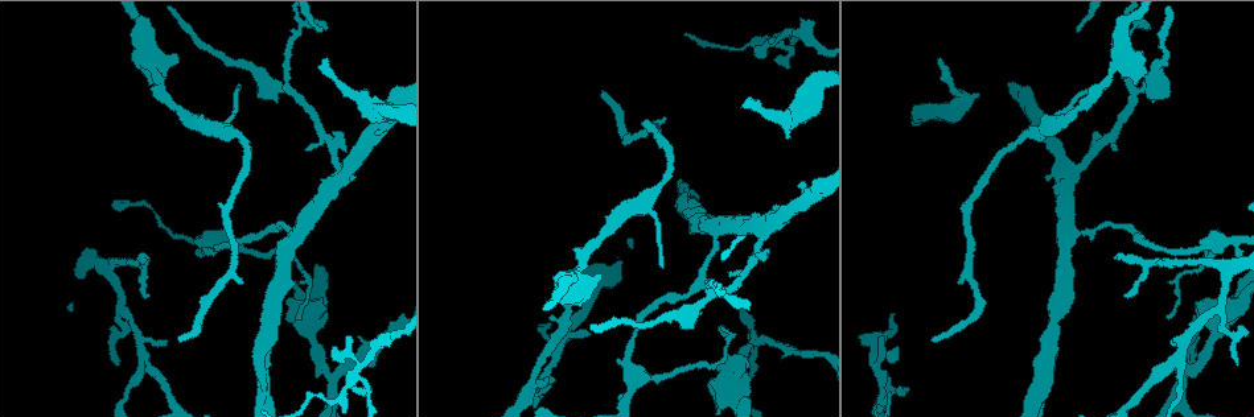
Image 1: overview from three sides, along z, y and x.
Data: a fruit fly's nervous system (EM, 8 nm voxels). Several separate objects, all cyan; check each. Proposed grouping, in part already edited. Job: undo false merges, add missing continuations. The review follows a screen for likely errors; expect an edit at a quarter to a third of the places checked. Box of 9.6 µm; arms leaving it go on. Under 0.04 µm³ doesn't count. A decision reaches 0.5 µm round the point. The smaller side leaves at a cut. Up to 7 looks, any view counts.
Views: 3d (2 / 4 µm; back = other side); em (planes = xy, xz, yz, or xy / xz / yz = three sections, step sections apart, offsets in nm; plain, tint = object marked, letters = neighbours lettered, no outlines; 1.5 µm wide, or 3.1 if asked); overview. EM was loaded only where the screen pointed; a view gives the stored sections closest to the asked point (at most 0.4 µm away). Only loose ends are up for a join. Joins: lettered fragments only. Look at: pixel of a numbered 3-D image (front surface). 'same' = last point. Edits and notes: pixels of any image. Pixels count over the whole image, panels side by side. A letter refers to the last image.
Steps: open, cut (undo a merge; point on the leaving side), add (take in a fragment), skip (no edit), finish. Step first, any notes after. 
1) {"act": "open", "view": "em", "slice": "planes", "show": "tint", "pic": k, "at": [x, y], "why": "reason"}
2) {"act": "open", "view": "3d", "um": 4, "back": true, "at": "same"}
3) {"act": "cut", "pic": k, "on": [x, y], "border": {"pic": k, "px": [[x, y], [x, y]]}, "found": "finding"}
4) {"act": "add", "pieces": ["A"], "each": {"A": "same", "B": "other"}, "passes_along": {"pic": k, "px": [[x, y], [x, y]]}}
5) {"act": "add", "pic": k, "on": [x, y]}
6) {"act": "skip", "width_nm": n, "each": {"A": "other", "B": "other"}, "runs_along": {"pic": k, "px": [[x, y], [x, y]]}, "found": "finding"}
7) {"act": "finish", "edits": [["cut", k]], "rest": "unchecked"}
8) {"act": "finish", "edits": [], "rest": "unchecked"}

{"act": "open", "view": "em", "slice": "yz", "step": 8, "show": "plain", "pic": 1, "at": [1075, 232], "why": "branch point"}

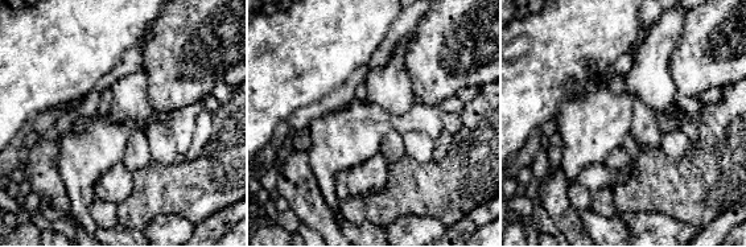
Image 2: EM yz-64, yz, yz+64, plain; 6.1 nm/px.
{"act": "open", "view": "em", "slice": "yz", "step": 8, "show": "letters", "at": "same", "why": "what lies round it"}

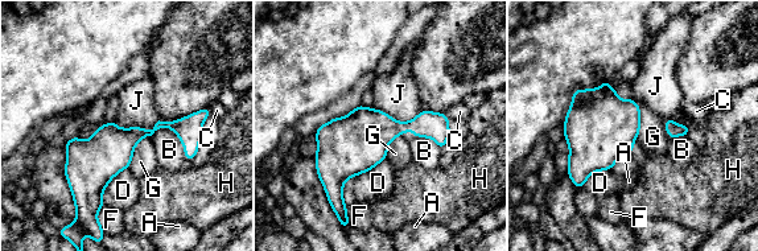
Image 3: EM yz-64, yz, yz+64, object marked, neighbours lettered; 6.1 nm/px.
{"act": "skip", "width_nm": 220, "each": {"A": "other", "B": "other", "C": "other", "D": "other", "F": "other", "G": "other", "H": "other", "J": "other"}, "border": {"pic": 3, "px": [[147, 136], [135, 147], [128, 167]]}, "found": "continuous, no second neuron"}

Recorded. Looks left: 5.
{"act": "open", "view": "3d", "um": 2, "pic": 1, "at": [178, 341], "why": "free end"}

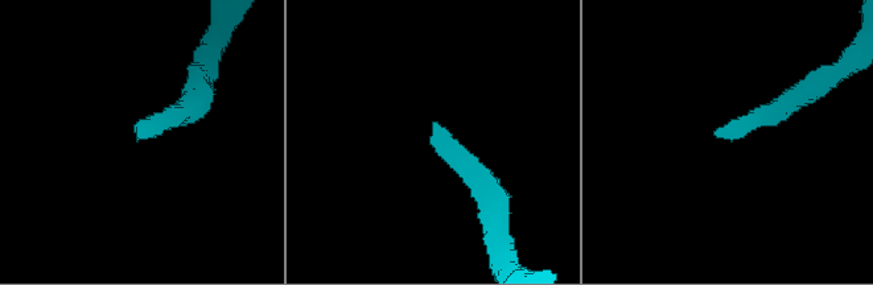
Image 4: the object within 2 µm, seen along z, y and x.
{"act": "open", "view": "em", "slice": "planes", "show": "letters", "pic": 4, "at": [435, 128]}

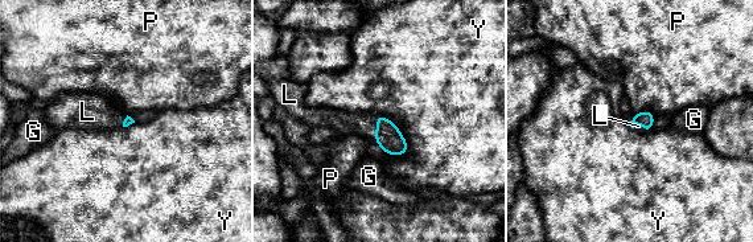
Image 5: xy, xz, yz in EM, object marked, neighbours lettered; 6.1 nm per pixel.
{"act": "add", "pieces": ["L"], "each": {"G": "other", "L": "same", "P": "other", "Y": "other"}, "passes_along": {"pic": 5, "px": [[387, 135], [377, 127], [362, 124]]}, "found": "it goes on there"}

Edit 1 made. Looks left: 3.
{"act": "open", "view": "overview"}

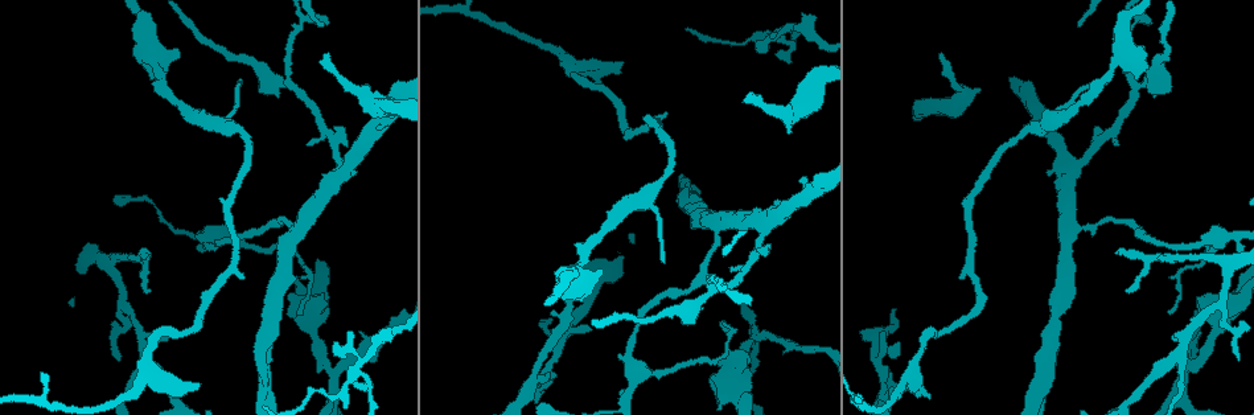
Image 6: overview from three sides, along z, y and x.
{"act": "open", "view": "em", "slice": "xy", "step": 8, "show": "tint", "pic": 6, "at": [1167, 311], "why": "end of a long branch"}

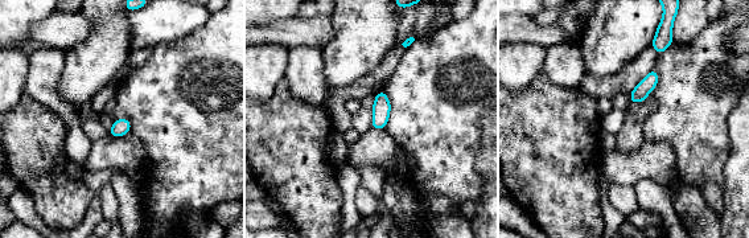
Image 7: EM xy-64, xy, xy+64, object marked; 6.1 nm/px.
{"act": "open", "view": "em", "slice": "planes", "show": "letters", "at": "same"}

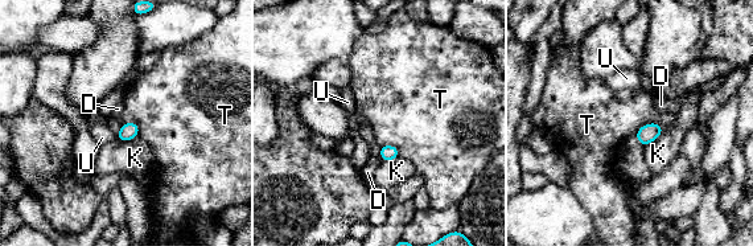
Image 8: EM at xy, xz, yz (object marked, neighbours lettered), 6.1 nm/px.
{"act": "skip", "width_nm": 110, "each": {"D": "other", "K": "other", "T": "other", "U": "other"}, "border": {"pic": 8, "px": [[381, 146], [394, 146], [399, 156]]}, "found": "no lettered fragment goes on from it"}

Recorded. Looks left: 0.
{"act": "finish", "edits": [["add", 5]], "rest": "unchecked"}

